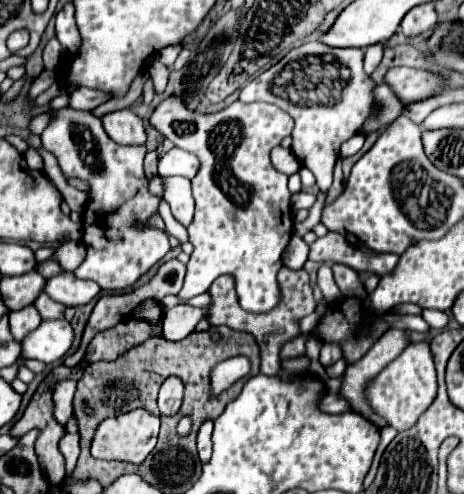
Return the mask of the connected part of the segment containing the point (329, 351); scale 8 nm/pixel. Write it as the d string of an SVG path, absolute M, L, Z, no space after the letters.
M324 343L324 345L322 345L320 363L322 363L324 367L330 367L330 365L336 363L340 357L342 357L342 351L340 351L338 345L334 345L334 343Z

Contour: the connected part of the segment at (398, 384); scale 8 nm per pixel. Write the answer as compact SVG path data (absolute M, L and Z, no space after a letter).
M416 343L404 349L400 357L396 357L366 389L368 401L374 407L378 415L382 415L390 427L404 431L410 429L418 417L430 407L430 403L436 397L436 371L434 371L434 361L430 353L428 343Z

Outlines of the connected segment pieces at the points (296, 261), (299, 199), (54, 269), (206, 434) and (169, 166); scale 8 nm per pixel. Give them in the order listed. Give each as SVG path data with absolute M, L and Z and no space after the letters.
M292 235L290 243L288 243L286 251L284 251L284 259L282 259L284 267L294 269L294 271L302 269L306 259L308 259L308 245L298 235Z
M300 191L299 193L292 194L291 207L293 210L310 209L315 201L315 195Z
M52 259L40 263L40 267L38 267L38 273L40 273L42 277L52 277L52 275L56 275L56 273L60 273L60 271L62 271L62 267L60 267L56 261L52 261Z
M204 421L200 431L198 431L198 453L200 453L200 461L206 463L212 455L212 421Z
M172 147L160 159L160 163L158 163L158 175L162 175L162 177L180 175L180 177L186 177L186 179L194 179L198 167L200 167L200 161L196 159L196 155L186 153L186 151L178 149L178 147Z

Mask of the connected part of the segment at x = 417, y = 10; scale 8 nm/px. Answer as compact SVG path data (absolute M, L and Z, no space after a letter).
M424 3L424 5L414 7L412 11L408 11L408 15L404 17L404 23L400 23L400 31L406 37L416 37L420 33L426 33L434 25L436 25L434 3Z

